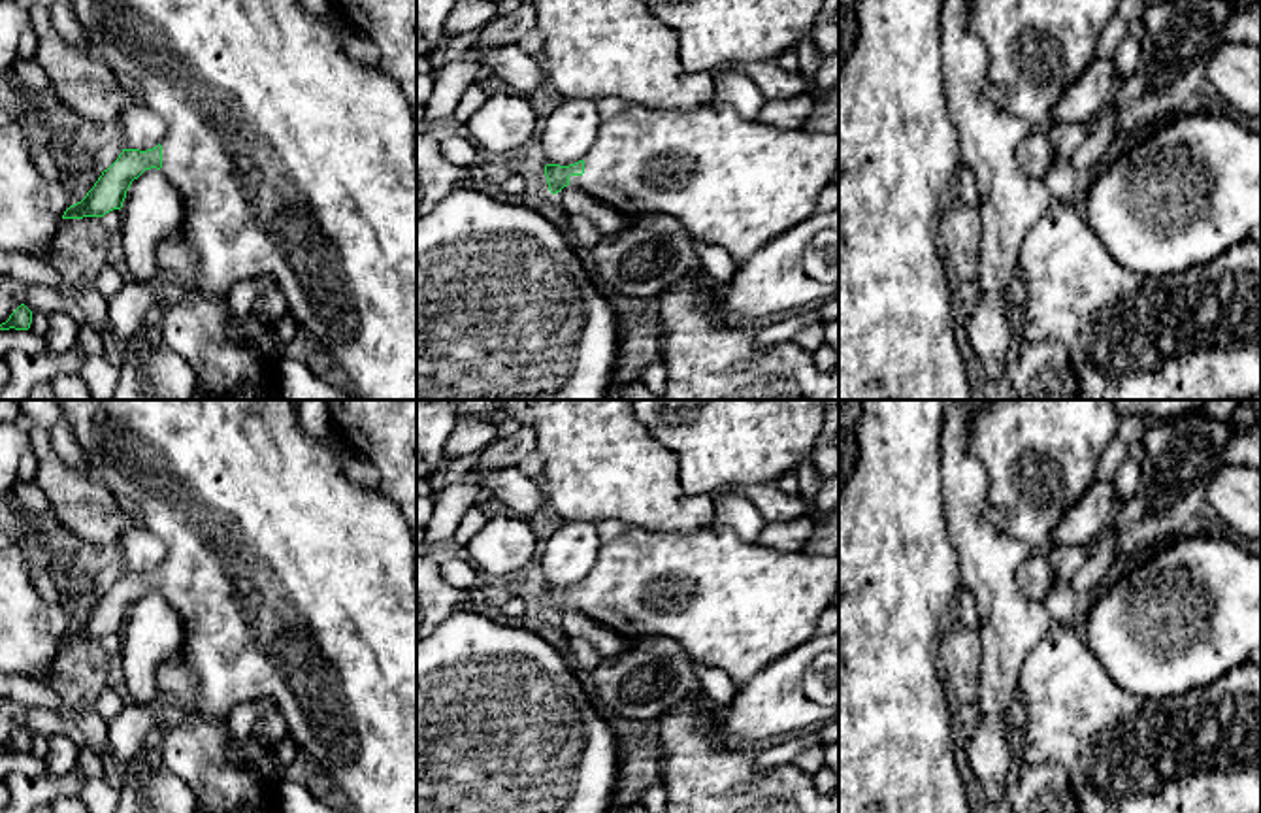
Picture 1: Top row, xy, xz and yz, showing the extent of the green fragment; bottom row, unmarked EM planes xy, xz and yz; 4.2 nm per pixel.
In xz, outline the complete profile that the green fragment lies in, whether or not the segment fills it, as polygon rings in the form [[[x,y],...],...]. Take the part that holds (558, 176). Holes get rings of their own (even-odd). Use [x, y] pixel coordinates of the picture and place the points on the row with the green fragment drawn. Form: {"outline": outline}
{"outline": [[[711,102],[692,109],[628,106],[618,117],[601,123],[598,140],[582,160],[569,166],[547,164],[545,175],[552,194],[577,187],[626,217],[675,217],[696,241],[724,247],[739,266],[773,238],[812,217],[837,170],[839,132],[782,130]]]}

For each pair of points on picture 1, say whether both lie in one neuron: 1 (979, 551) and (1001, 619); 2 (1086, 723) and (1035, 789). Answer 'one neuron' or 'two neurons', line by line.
1: one neuron
2: two neurons

